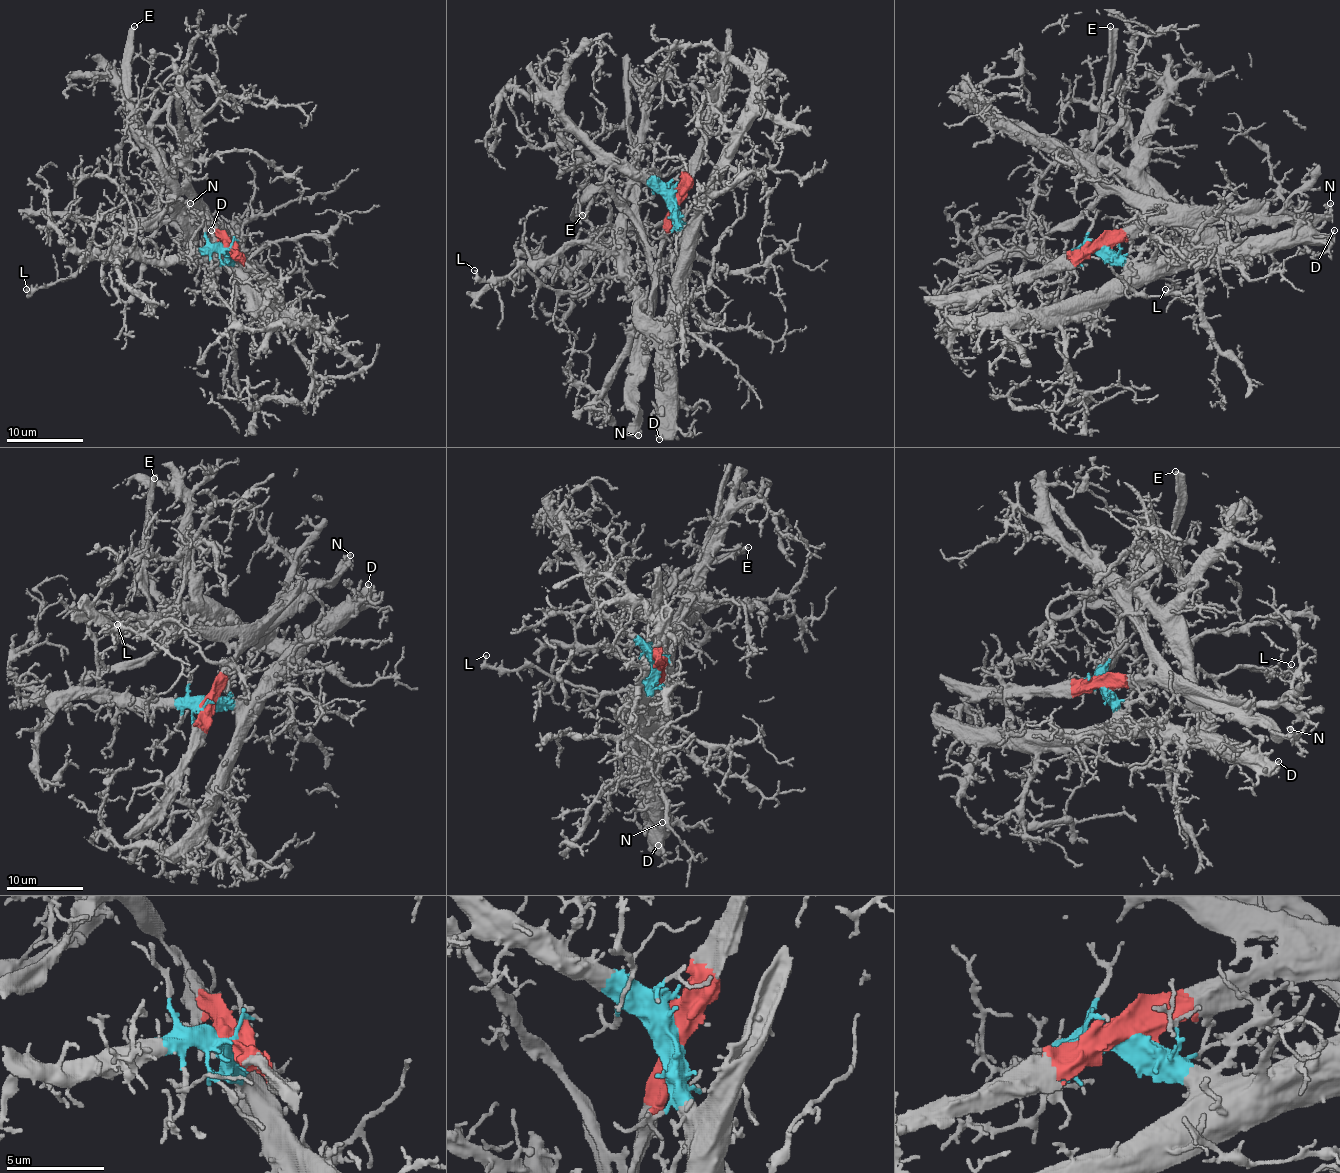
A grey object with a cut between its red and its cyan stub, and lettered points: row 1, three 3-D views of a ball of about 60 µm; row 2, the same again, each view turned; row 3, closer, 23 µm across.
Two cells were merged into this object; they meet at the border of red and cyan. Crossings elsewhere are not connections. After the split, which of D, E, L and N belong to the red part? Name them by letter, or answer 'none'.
E, N

